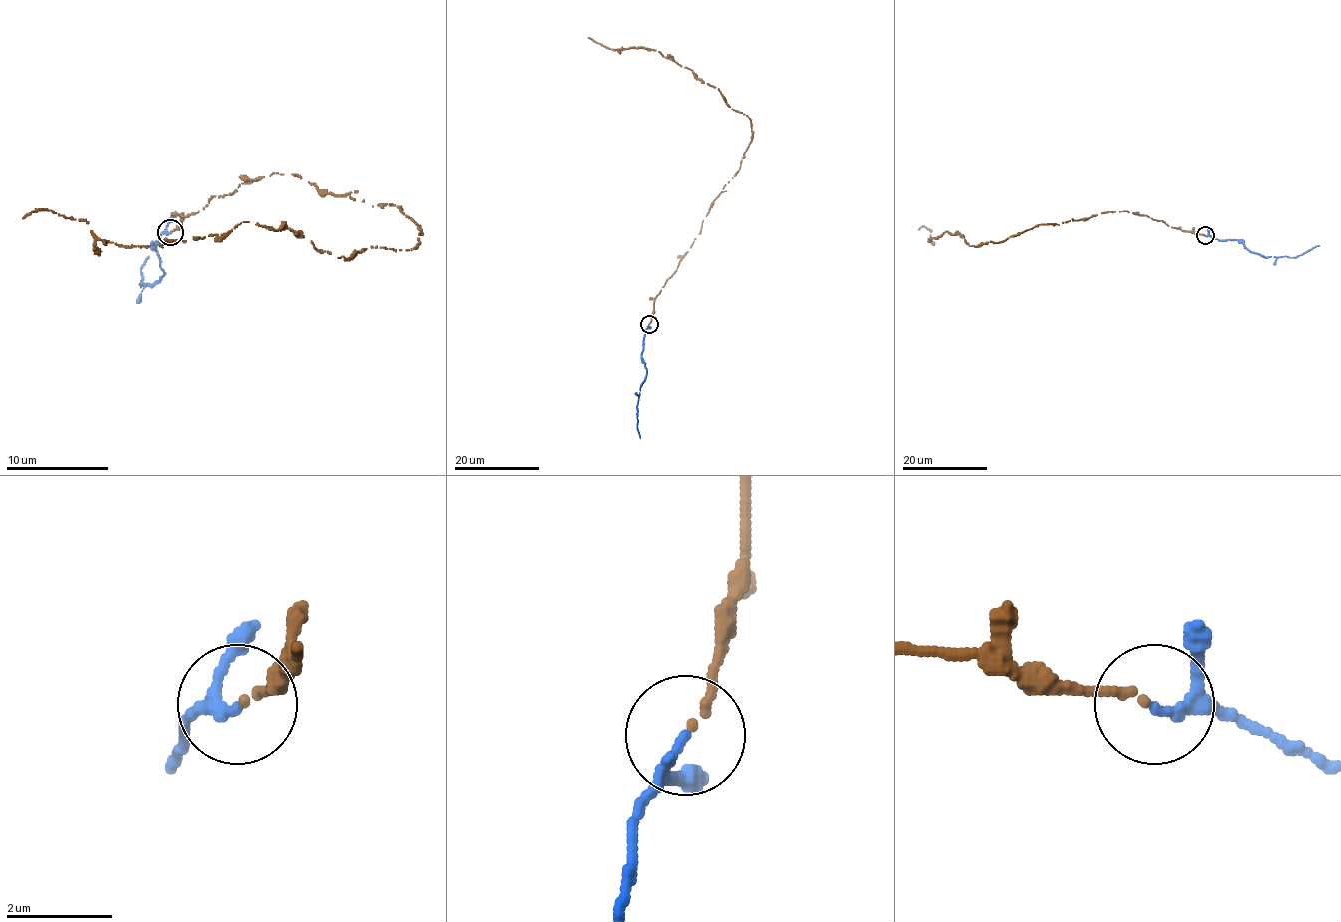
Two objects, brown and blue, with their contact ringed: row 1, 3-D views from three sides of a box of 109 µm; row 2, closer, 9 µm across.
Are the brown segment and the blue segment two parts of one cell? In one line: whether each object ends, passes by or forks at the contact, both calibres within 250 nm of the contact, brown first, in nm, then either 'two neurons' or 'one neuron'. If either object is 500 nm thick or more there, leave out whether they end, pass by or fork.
brown ends there; blue passes by; 140 nm thick on the brown side, 130 nm on the other; one neuron

